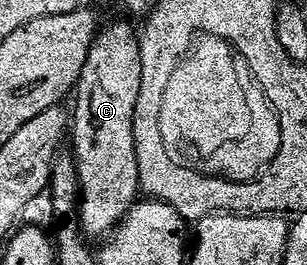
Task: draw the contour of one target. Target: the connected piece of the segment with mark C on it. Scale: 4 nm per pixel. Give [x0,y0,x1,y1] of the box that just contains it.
[68,20,142,238]

